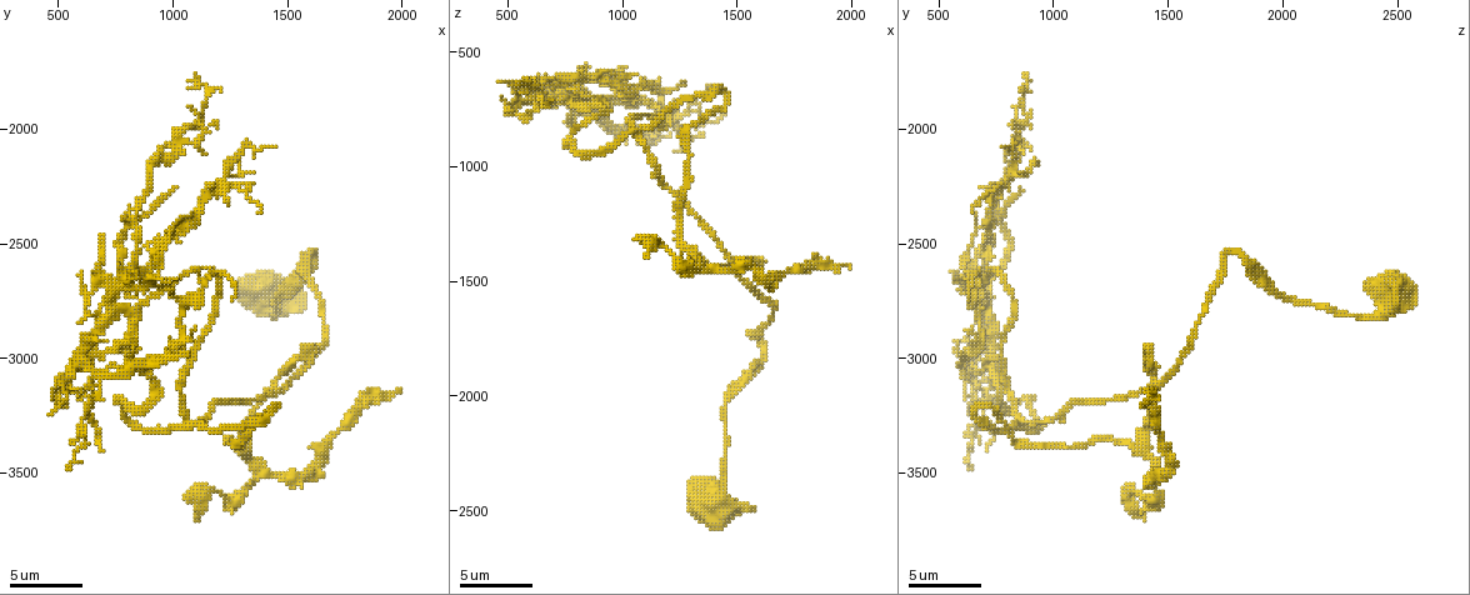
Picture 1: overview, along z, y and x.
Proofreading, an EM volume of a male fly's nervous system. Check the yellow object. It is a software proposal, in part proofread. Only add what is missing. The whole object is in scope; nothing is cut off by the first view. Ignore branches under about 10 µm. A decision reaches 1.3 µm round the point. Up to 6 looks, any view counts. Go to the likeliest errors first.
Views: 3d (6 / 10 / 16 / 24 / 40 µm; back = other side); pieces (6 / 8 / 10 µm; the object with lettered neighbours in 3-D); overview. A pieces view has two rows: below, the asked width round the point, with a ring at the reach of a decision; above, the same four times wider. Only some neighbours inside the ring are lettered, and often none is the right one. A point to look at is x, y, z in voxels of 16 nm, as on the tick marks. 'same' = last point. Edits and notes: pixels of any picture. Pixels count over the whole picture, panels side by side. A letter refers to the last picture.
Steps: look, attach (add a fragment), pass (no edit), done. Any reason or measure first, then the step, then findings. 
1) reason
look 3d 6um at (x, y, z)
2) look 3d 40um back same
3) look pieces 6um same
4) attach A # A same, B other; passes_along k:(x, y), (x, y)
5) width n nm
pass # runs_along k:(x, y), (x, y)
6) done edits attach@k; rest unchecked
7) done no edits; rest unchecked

an open end
look pieces 8um at (1110, 3700, 1400)

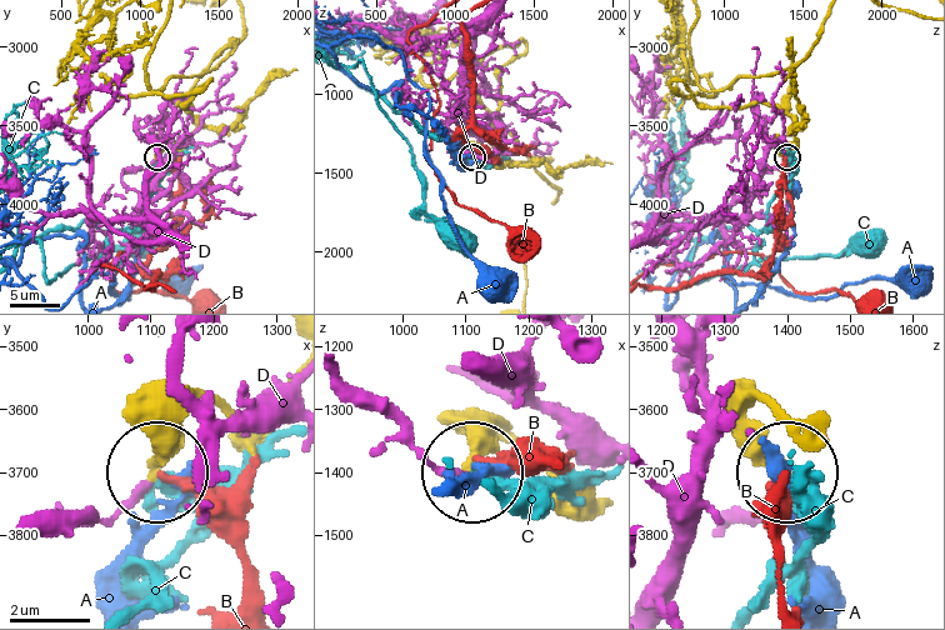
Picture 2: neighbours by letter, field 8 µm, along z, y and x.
pass # A other, B other, C other, D other; none of them fits

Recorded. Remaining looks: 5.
an open end
look pieces 8um at (1620, 2950, 1410)

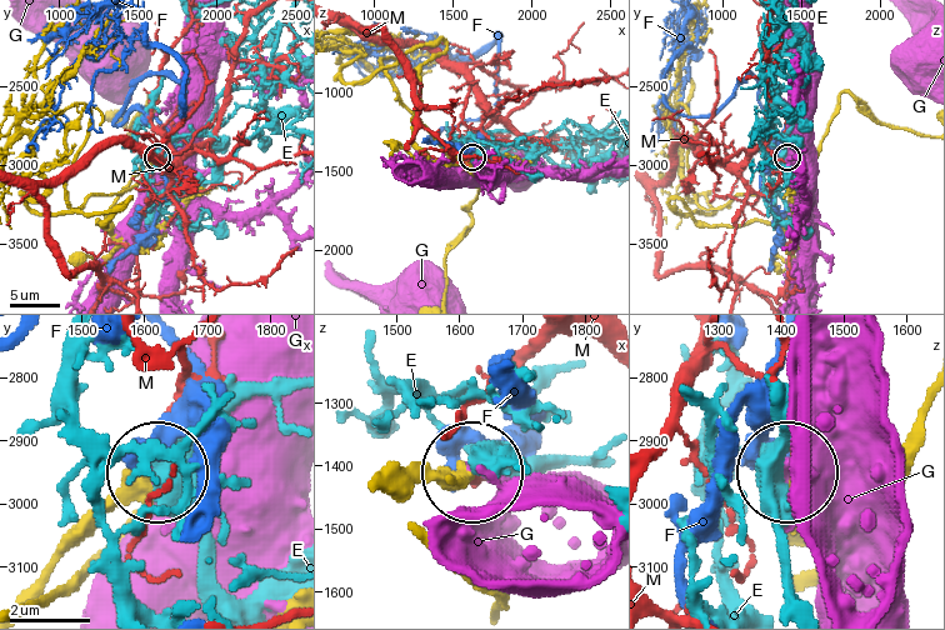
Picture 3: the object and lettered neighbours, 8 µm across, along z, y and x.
pass # E other, F other, G other, M other; no lettered fragment goes on from it

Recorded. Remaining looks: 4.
an open end
look pieces 8um at (1000, 2260, 860)

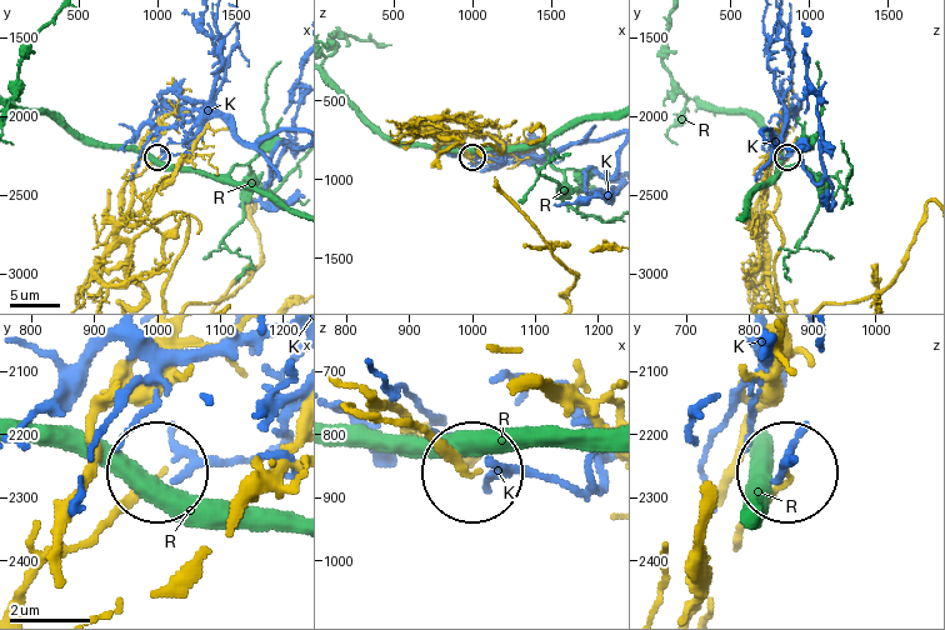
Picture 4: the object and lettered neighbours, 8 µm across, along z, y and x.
pass # K other, R other; no lettered fragment goes on from it

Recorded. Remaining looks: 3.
done no edits; rest unchecked

